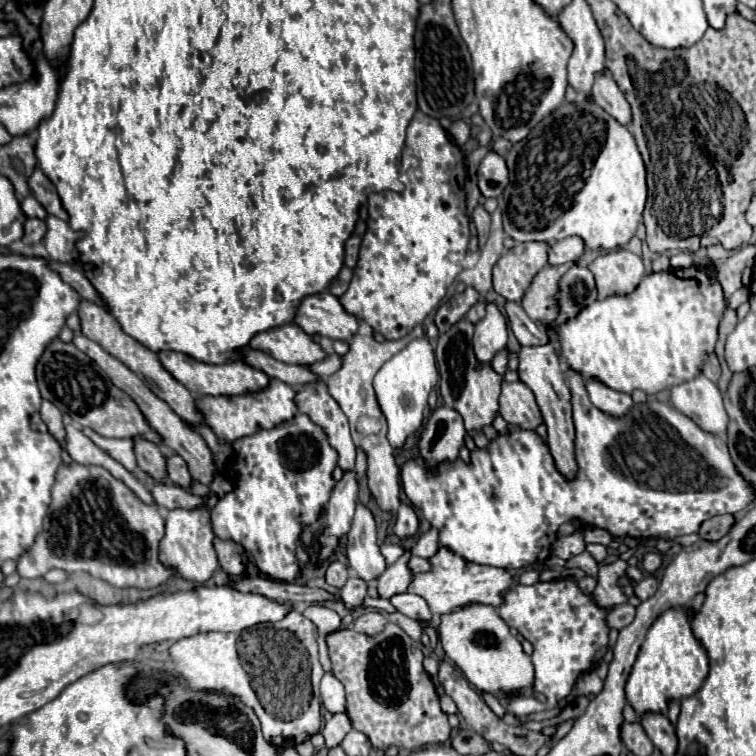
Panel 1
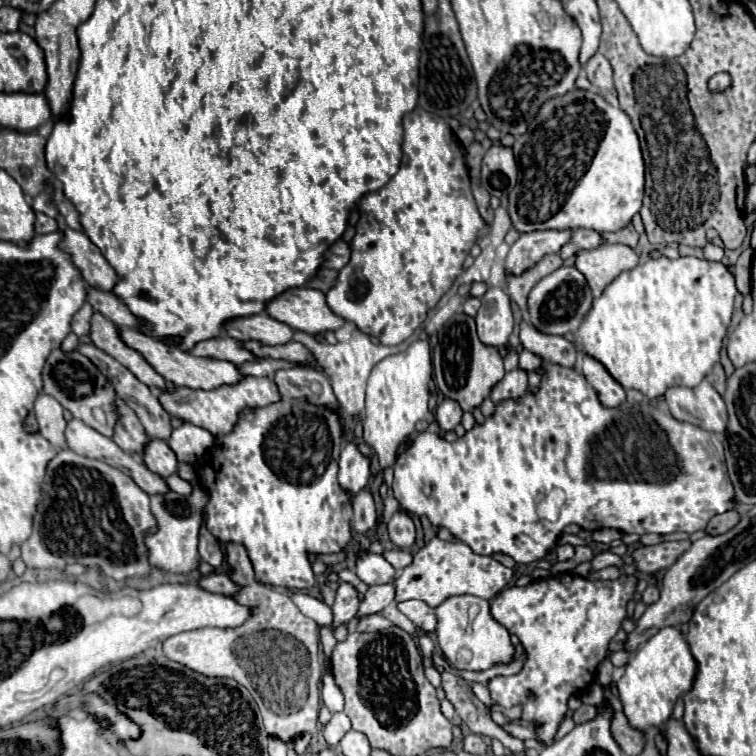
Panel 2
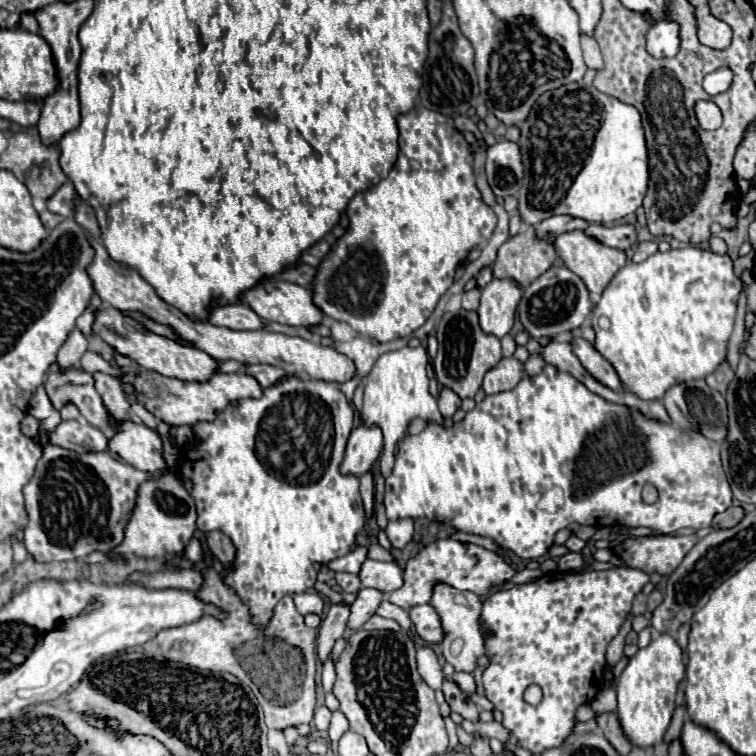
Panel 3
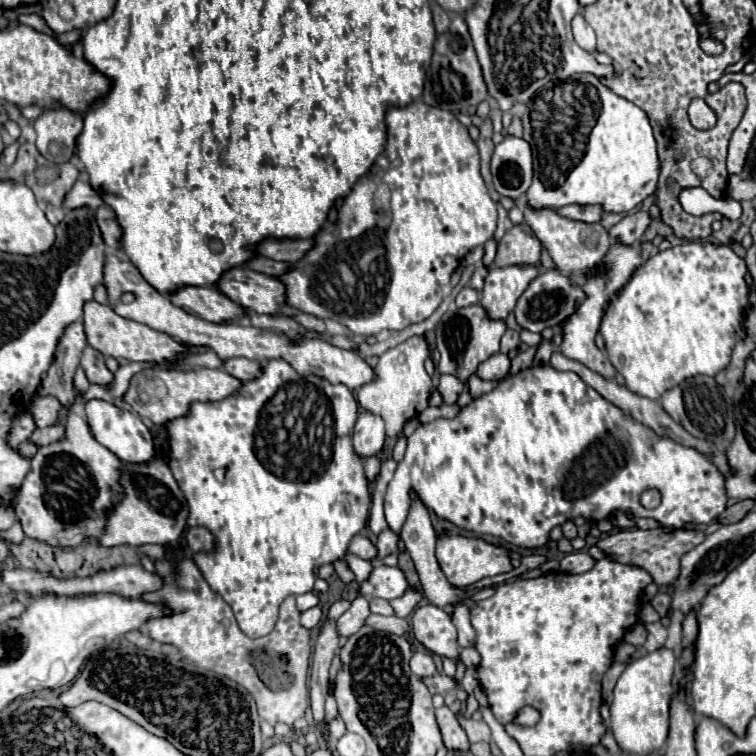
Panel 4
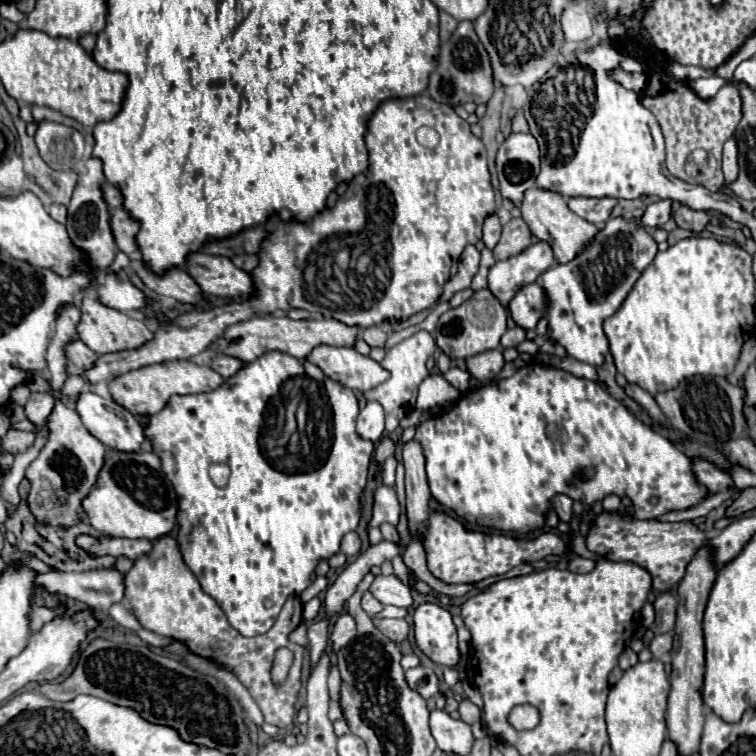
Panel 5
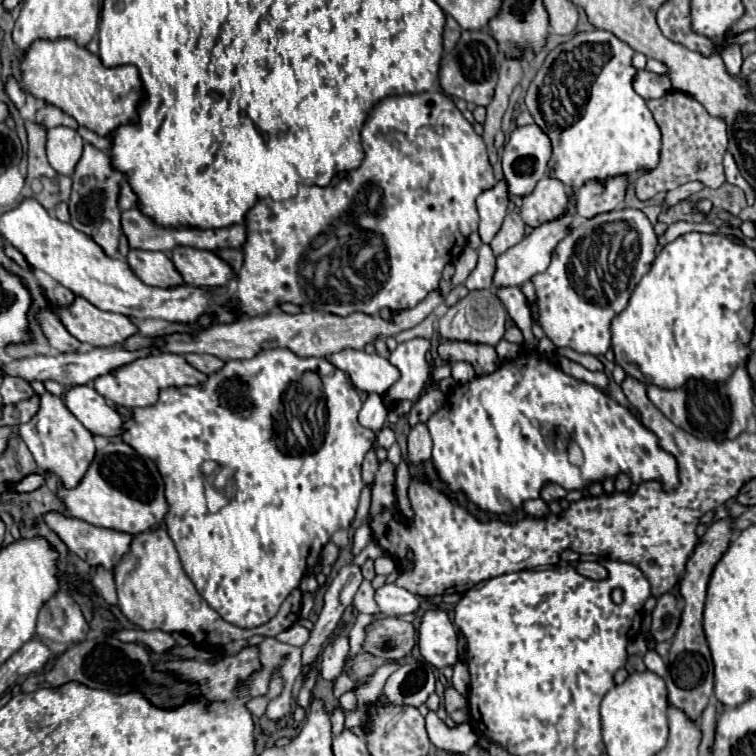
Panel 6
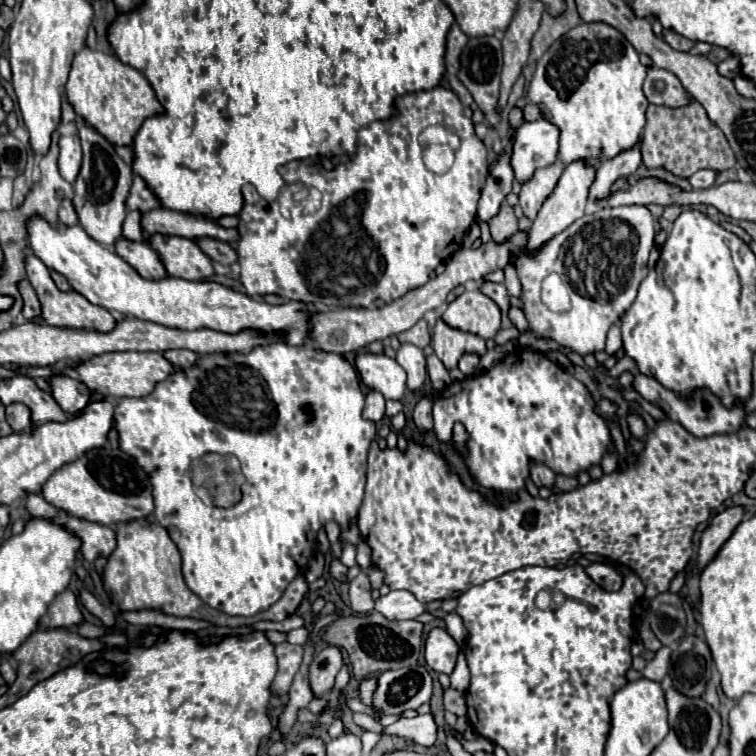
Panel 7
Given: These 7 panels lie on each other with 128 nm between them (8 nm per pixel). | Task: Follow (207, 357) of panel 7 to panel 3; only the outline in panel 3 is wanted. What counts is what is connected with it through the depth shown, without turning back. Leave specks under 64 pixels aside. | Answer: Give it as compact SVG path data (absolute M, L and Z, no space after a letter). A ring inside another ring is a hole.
M286 376L280 380L280 384L274 384L272 388L262 390L262 398L244 398L244 400L234 400L224 408L224 412L216 414L216 420L212 422L200 422L192 426L194 432L194 446L186 448L180 458L180 476L188 478L192 482L192 498L196 502L196 512L198 520L196 526L200 532L210 532L210 530L220 530L226 536L230 536L234 548L236 548L236 560L232 562L230 568L222 566L218 560L212 562L216 572L220 572L224 584L232 588L244 604L248 604L248 614L252 616L252 624L256 624L260 630L264 630L274 614L274 606L286 596L286 594L300 594L306 592L314 586L316 582L316 564L328 564L334 558L340 558L352 550L352 544L356 540L358 530L366 524L366 512L362 506L360 490L358 490L358 478L346 478L340 472L340 462L344 458L346 442L352 432L352 422L354 422L354 406L348 402L344 392L340 392L338 384L324 382L324 380L310 380L310 378L296 378L296 376Z

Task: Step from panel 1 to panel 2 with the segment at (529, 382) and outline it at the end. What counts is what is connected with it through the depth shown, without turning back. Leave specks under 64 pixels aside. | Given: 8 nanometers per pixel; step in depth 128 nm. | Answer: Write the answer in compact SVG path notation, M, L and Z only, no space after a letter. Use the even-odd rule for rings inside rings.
M522 350L522 352L520 352L520 368L526 370L526 372L530 372L530 370L544 372L544 362L542 362L536 354L532 354L532 352L528 352L528 350Z

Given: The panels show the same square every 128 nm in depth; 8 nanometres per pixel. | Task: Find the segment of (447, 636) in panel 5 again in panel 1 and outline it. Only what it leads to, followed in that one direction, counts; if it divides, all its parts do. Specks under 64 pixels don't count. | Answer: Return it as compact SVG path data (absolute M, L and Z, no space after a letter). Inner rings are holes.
M408 592L396 594L396 596L390 598L390 602L398 612L402 612L404 616L408 616L408 618L412 618L416 622L428 624L432 620L432 612L430 612L426 600L416 596L416 594L408 594Z

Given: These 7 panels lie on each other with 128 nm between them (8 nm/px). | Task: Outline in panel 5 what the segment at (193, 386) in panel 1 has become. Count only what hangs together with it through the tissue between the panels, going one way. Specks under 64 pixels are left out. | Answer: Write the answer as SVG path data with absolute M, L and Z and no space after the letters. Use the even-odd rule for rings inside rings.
M86 296L82 300L82 318L80 324L76 326L78 338L96 354L108 354L108 352L120 352L120 350L130 350L142 346L146 340L152 340L152 332L146 328L142 320L132 320L126 314L112 310L104 304L100 304L96 298Z

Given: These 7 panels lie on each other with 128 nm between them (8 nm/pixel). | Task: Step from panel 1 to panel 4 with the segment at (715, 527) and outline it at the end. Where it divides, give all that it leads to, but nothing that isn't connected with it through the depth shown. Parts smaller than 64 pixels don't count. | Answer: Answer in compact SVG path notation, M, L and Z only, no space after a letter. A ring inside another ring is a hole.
M740 500L732 506L728 506L720 516L718 516L718 522L720 524L734 524L734 522L740 522L750 510L754 508L754 500Z

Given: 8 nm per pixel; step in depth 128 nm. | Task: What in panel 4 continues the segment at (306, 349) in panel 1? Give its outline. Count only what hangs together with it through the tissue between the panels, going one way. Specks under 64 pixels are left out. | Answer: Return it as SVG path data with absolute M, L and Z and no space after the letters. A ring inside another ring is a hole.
M188 286L168 294L170 302L192 316L208 322L236 322L244 316L244 308L236 306L214 286Z

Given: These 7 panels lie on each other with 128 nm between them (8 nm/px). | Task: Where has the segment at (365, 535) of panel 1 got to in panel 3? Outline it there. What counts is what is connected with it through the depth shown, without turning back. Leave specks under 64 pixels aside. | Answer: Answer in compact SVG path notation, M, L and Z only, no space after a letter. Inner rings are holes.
M366 472L364 476L360 476L360 494L362 494L362 500L364 500L366 516L372 516L372 508L374 508L374 478L372 478L372 472ZM370 558L362 564L362 570L360 570L358 576L362 580L362 586L380 590L384 594L394 592L404 584L402 570L398 568L398 564L376 562L376 560L370 560Z

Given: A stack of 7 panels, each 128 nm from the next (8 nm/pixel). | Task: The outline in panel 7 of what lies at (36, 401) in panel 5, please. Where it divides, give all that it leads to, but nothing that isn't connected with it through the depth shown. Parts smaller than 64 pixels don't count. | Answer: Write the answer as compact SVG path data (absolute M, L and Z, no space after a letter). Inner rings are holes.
M10 404L10 406L6 406L6 416L8 416L8 424L16 432L22 432L24 428L28 428L32 424L30 408L26 404Z

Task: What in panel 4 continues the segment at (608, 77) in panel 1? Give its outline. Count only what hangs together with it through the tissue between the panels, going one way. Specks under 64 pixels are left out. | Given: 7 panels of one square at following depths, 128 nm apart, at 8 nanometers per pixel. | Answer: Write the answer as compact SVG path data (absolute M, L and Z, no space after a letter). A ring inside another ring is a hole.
M580 12L572 18L572 34L580 48L584 48L586 52L596 52L596 34Z

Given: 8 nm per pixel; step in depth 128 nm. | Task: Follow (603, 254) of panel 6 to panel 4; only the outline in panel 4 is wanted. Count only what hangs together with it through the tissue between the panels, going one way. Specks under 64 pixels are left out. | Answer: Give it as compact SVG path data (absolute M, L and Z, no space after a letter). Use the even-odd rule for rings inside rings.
M614 242L610 246L608 256L604 256L604 268L608 268L608 272L604 272L604 276L588 276L588 280L584 280L584 284L580 284L586 298L584 298L584 302L580 302L580 308L576 308L576 312L572 316L568 316L568 320L564 320L564 324L560 324L560 328L562 328L560 352L566 358L582 362L586 368L602 374L604 378L616 376L616 368L610 364L608 356L598 350L594 338L598 334L600 320L602 320L602 316L608 308L608 302L622 290L622 286L630 280L634 270L650 258L652 250L654 250L652 242L644 242L644 244L636 244L636 246L626 246L626 244L620 244L620 242Z

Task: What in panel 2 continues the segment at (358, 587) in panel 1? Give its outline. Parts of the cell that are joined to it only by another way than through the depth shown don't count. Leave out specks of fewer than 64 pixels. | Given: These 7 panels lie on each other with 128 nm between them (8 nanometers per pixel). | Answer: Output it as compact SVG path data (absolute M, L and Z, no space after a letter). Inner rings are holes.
M342 582L338 592L336 592L336 600L332 606L332 614L334 614L334 622L332 622L332 630L340 624L348 624L356 612L358 612L360 600L358 600L358 592L354 590L352 584Z

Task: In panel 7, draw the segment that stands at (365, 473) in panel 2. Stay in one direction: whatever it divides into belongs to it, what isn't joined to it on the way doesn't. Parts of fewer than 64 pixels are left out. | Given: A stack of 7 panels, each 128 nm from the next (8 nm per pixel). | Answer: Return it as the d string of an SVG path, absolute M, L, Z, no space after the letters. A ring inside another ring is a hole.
M370 390L366 394L366 406L364 406L364 418L372 422L380 422L384 418L384 396L376 390Z

